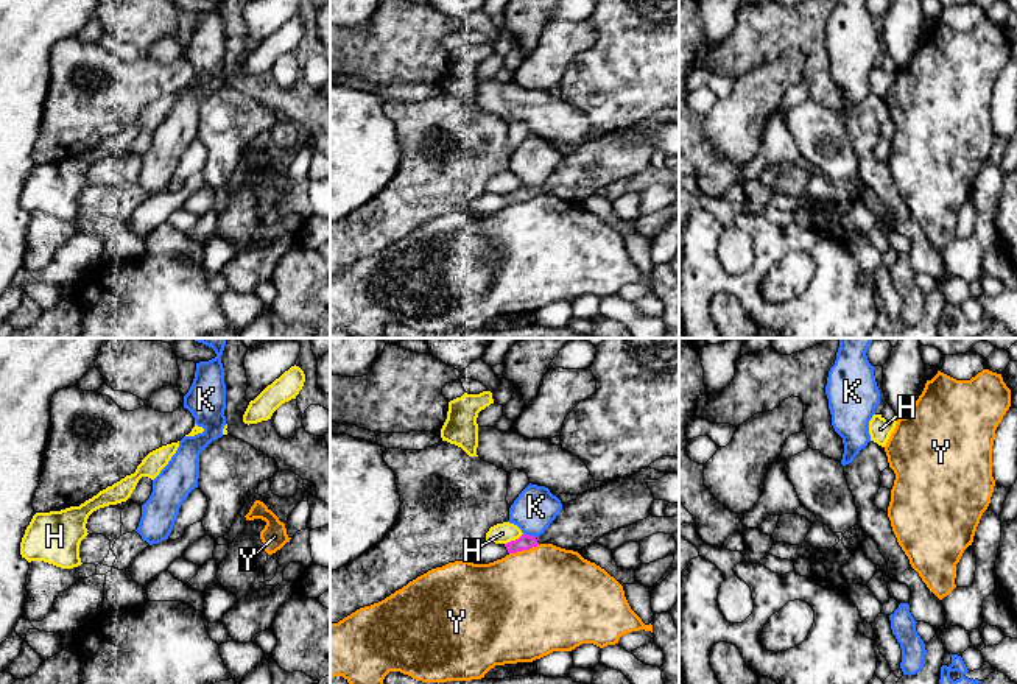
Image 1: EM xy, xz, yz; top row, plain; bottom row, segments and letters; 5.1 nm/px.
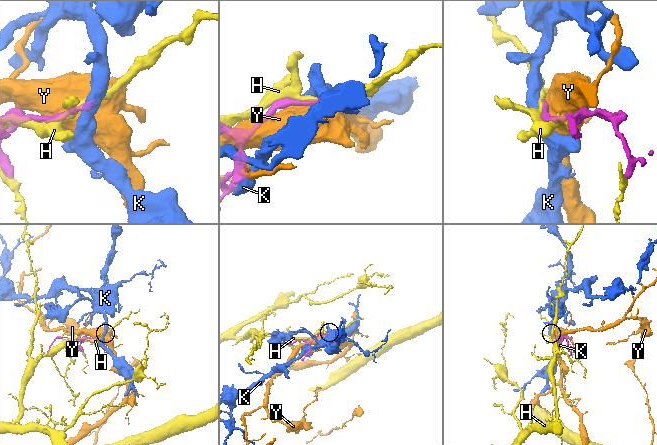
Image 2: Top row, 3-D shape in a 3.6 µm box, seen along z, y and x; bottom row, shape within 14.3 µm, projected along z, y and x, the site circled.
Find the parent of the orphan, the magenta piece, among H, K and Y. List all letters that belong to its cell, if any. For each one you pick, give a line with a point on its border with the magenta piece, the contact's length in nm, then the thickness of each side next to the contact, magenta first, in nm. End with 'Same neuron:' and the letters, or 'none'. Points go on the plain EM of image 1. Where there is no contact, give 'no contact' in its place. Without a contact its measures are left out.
Same neuron: none

